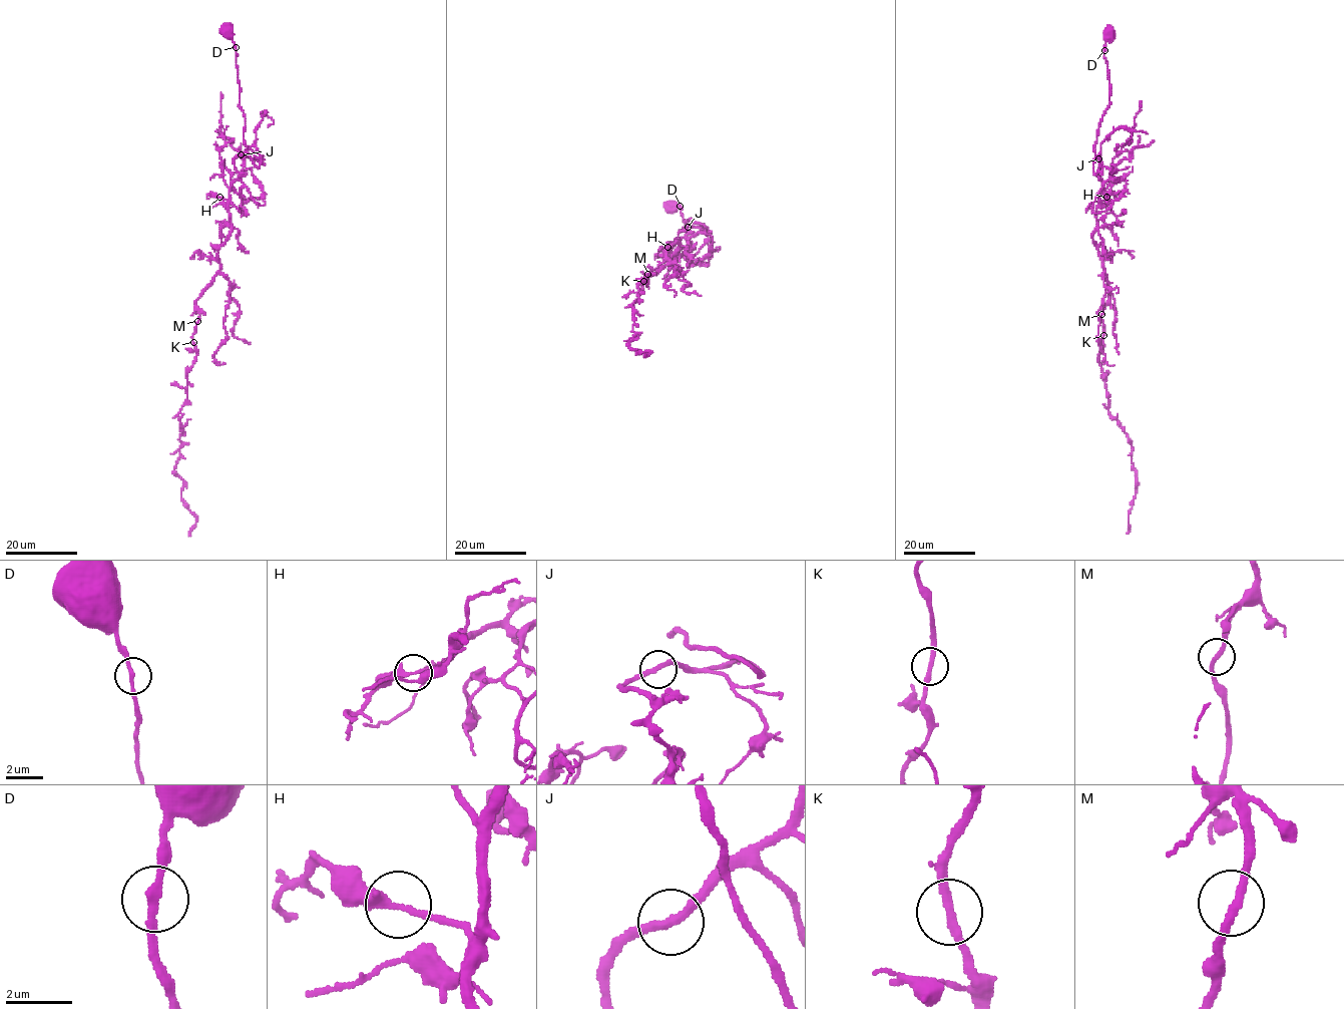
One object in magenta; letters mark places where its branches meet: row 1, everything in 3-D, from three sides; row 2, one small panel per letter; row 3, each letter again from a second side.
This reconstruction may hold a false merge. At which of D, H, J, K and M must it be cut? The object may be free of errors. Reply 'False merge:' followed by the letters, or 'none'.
False merge: none

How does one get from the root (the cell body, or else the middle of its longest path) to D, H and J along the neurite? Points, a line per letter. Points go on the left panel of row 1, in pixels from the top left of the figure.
D: (226, 30), (236, 47)
H: (226, 30), (244, 141), (261, 161), (255, 145), (237, 157), (239, 177), (230, 200), (219, 198)
J: (226, 30), (236, 48), (244, 141), (253, 162), (260, 164), (261, 155), (255, 145), (241, 154)

